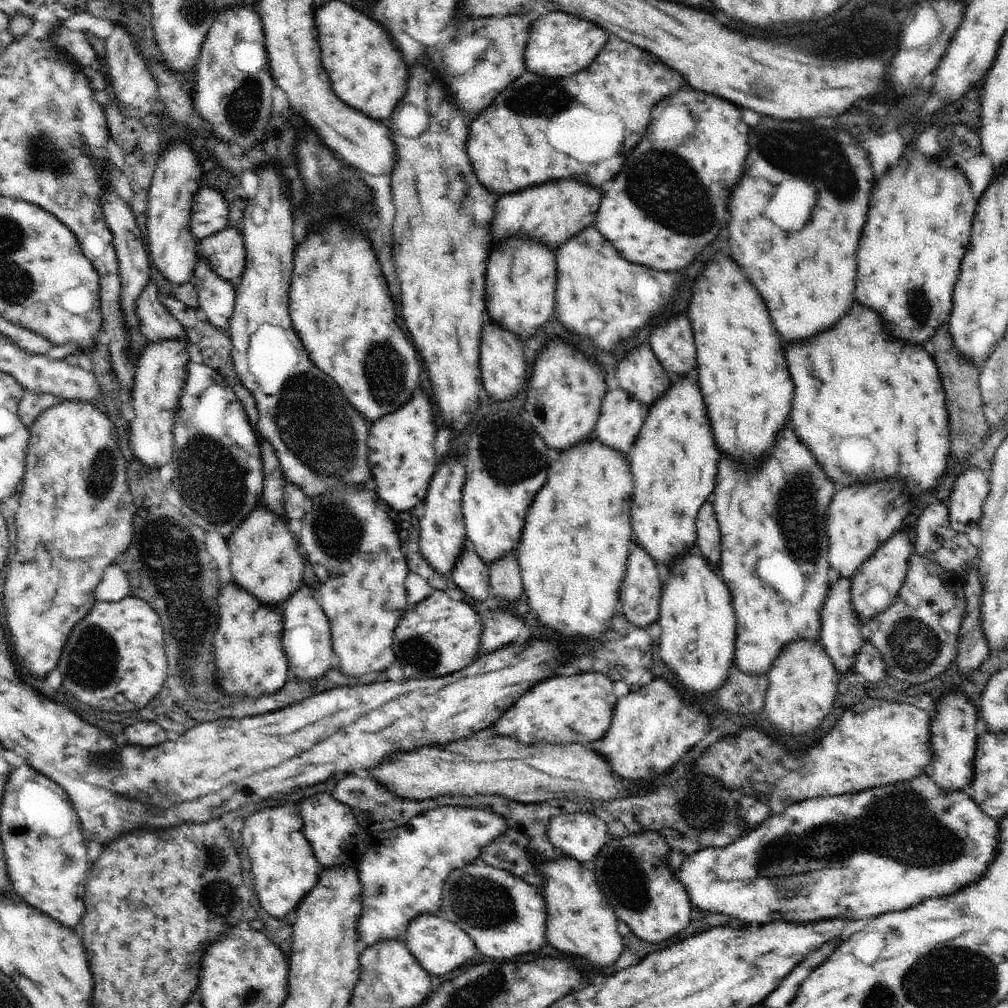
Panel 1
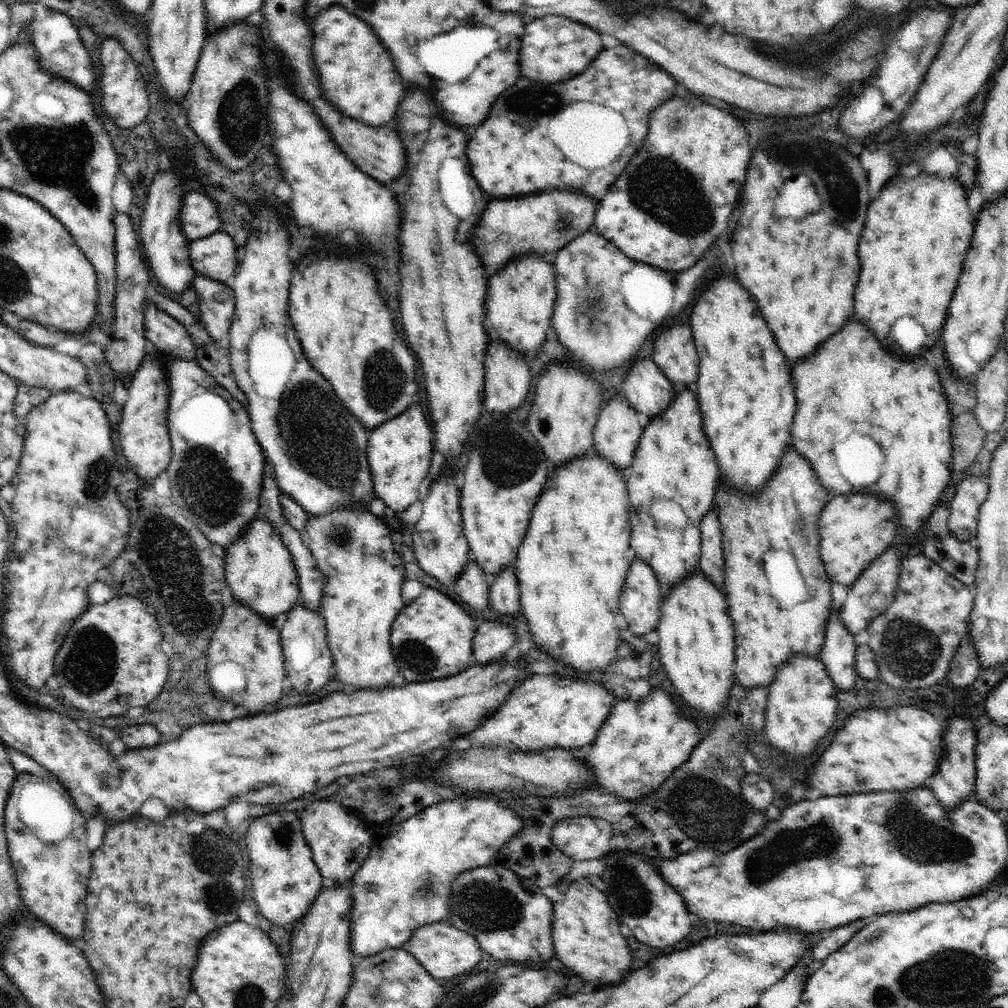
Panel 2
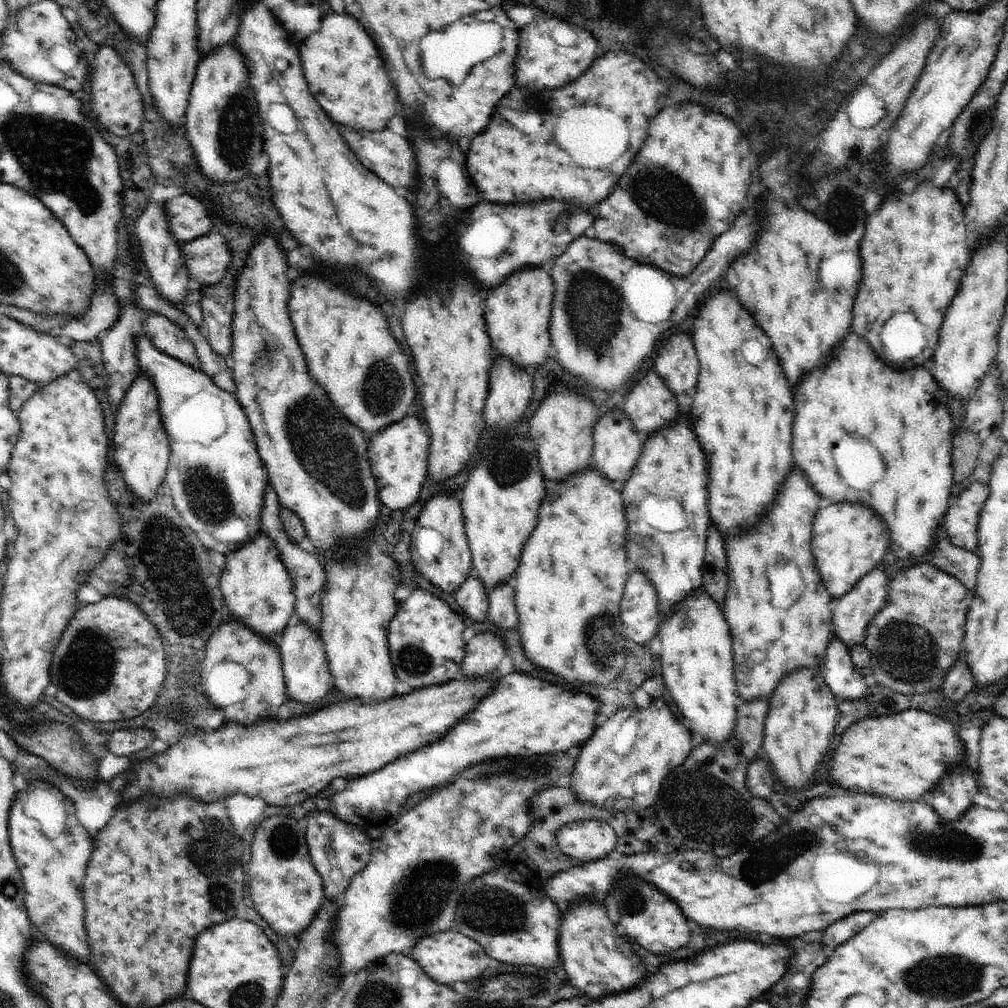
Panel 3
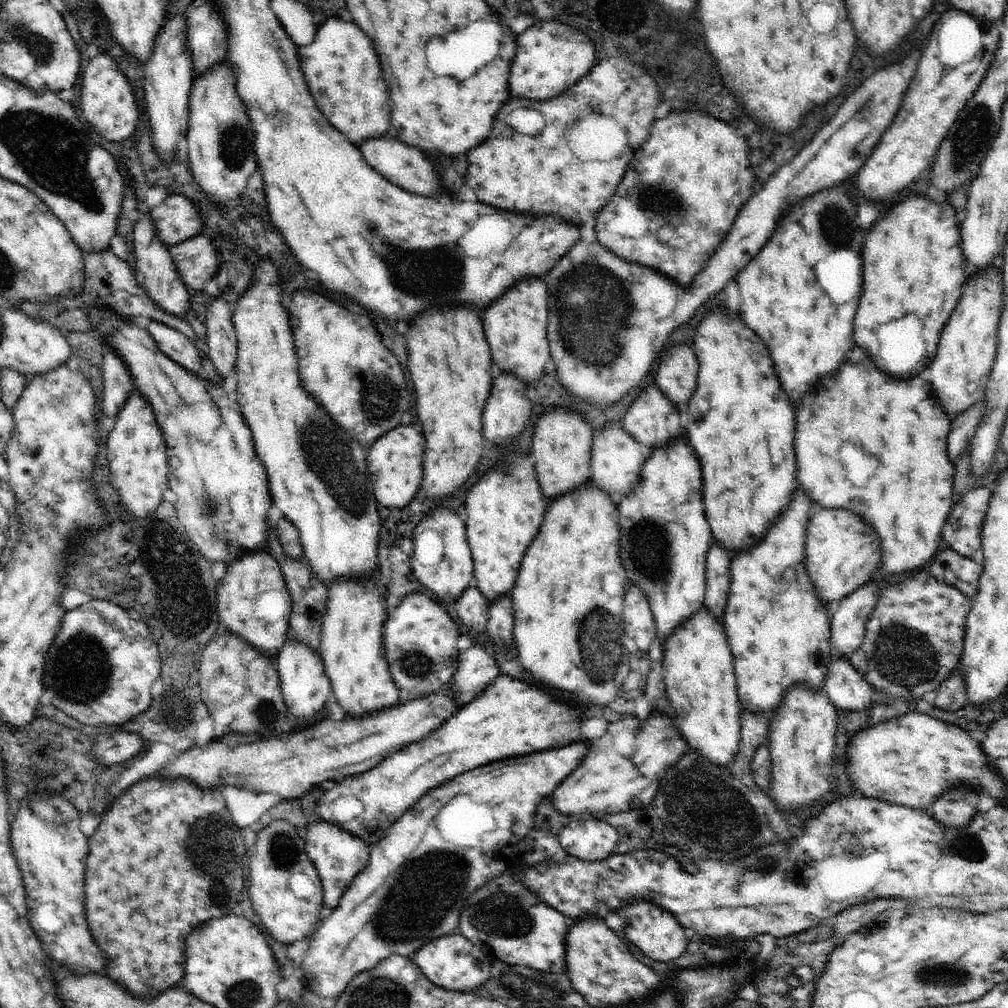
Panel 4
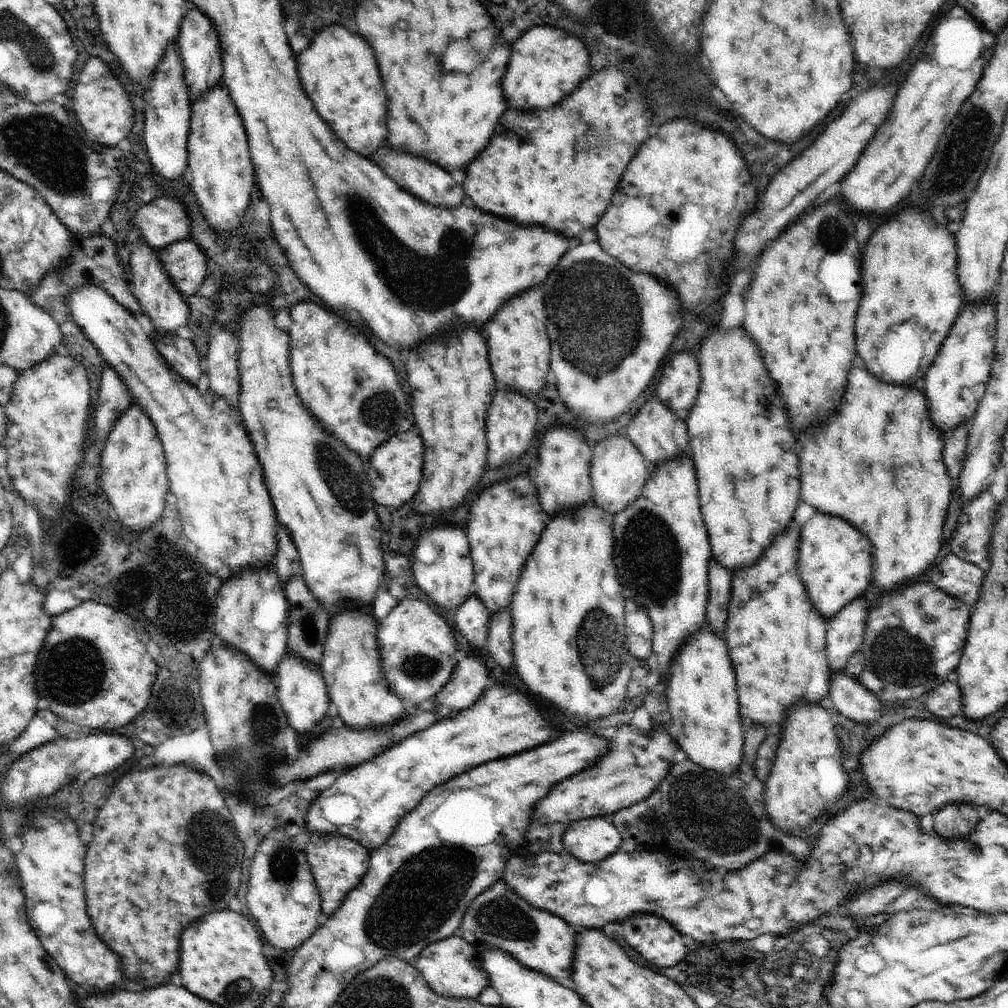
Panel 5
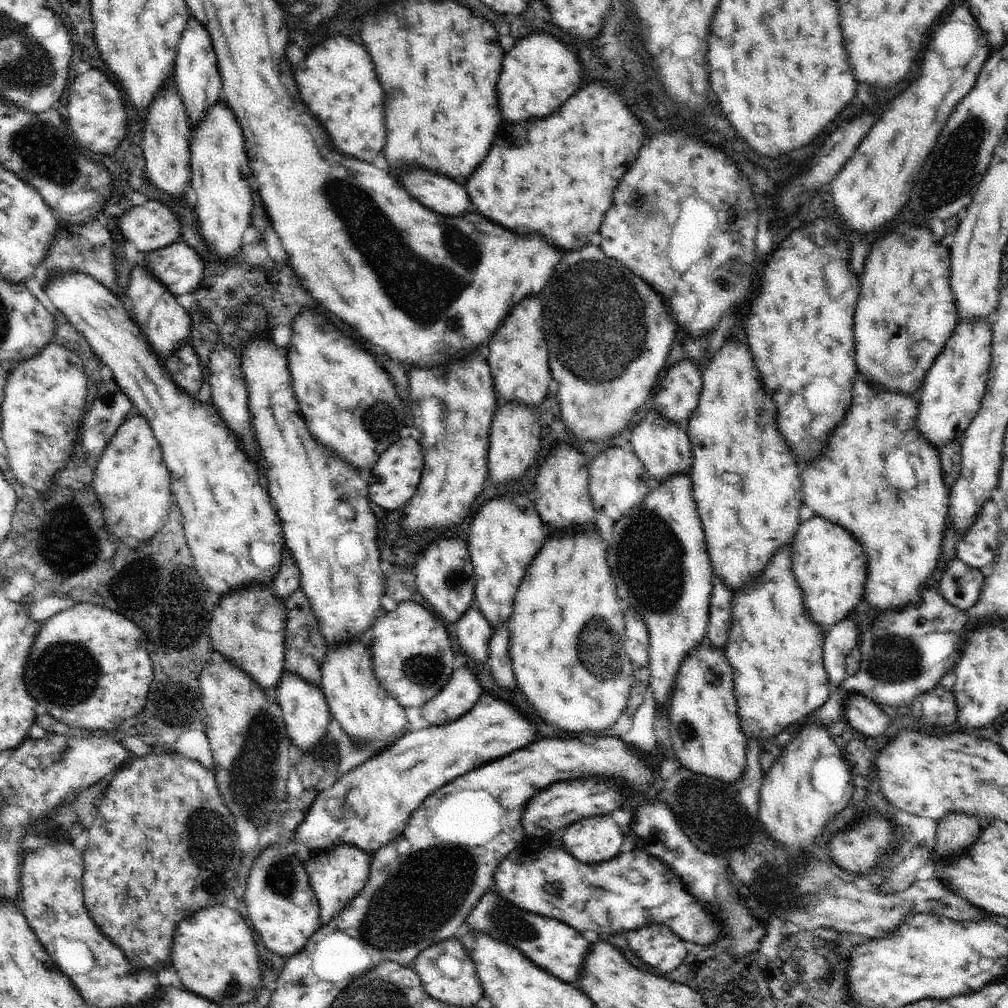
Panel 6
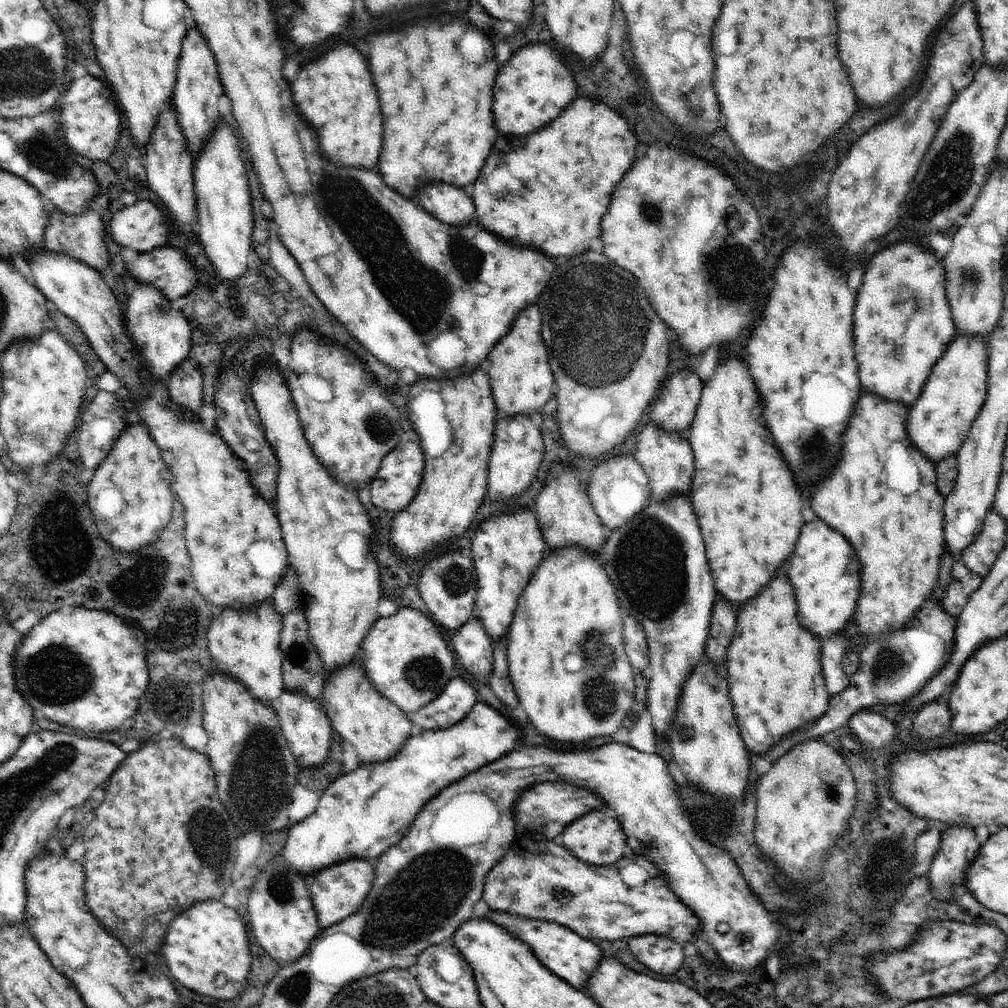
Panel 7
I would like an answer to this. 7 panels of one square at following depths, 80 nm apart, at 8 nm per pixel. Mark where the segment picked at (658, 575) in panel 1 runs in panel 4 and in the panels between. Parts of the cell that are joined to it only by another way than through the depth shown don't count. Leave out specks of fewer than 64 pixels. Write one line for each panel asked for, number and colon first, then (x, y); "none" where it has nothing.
2: (640, 603)
3: (640, 617)
4: (640, 625)

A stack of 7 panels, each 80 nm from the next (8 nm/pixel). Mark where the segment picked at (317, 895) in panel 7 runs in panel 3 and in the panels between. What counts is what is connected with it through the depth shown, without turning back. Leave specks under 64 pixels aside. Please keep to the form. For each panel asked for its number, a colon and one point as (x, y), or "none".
3: (339, 850)
4: (337, 855)
5: (338, 863)
6: (336, 876)

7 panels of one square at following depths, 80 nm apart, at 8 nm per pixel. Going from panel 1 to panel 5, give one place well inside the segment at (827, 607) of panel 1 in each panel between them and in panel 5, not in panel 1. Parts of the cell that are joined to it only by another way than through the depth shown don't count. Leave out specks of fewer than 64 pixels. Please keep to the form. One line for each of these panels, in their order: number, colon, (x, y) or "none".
2: (838, 652)
3: (845, 682)
4: (848, 689)
5: (847, 693)

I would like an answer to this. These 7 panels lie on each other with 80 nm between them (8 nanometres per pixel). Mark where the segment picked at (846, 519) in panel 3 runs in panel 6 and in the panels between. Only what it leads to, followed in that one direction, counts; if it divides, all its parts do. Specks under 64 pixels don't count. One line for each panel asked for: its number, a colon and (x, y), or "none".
4: (842, 550)
5: (835, 563)
6: (830, 565)

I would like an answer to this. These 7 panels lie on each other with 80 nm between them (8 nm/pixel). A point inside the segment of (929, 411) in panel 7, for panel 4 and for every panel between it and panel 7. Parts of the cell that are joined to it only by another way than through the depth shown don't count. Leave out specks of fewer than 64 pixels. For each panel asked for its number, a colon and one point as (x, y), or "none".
4: (960, 370)
5: (955, 384)
6: (952, 393)

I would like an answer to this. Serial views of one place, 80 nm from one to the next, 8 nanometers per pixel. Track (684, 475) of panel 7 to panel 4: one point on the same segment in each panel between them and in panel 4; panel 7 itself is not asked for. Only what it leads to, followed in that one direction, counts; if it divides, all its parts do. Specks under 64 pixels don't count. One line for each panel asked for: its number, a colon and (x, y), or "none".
4: (652, 420)
5: (656, 432)
6: (664, 448)

